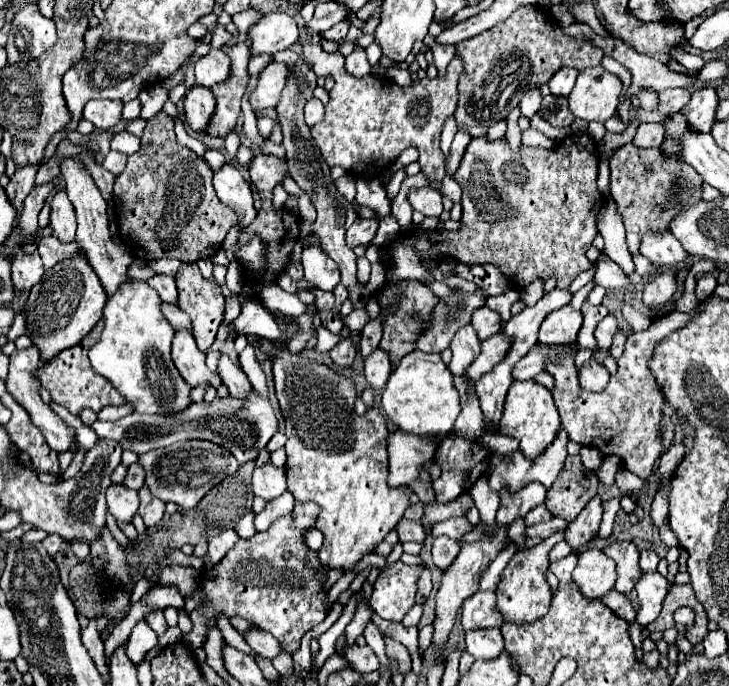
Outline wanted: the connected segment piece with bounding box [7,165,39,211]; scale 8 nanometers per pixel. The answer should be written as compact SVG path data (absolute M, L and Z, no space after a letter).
M27 165L23 169L15 169L13 177L9 179L9 185L7 185L7 195L9 199L13 201L13 205L21 211L21 205L23 205L23 199L27 197L27 193L33 189L35 185L35 175L37 175L37 169L39 165Z

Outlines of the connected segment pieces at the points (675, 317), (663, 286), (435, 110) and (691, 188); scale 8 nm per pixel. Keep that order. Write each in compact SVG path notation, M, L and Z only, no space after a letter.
M693 309L689 313L669 313L649 325L649 329L633 333L627 339L627 347L623 357L617 361L619 369L611 377L607 389L603 393L589 393L579 387L577 369L573 365L573 359L565 359L561 365L555 361L547 361L547 371L555 377L555 405L561 415L561 423L565 431L569 433L571 441L577 441L581 445L593 445L603 455L619 455L625 463L625 467L635 473L637 477L645 479L653 473L655 461L661 453L661 415L663 415L663 397L661 389L649 369L649 359L655 349L655 345L673 333L675 329L681 329L687 321L691 321L699 309Z
M661 273L661 275L657 275L653 281L649 281L645 285L643 305L649 307L651 311L661 311L665 307L665 303L669 303L669 299L673 297L675 289L677 289L675 275Z
M305 43L303 55L315 75L333 75L335 85L331 89L331 99L325 105L325 119L311 127L311 135L321 149L321 155L329 167L343 167L353 177L373 175L377 161L389 167L403 149L417 147L423 157L423 173L429 177L433 189L441 189L441 179L445 175L445 155L439 147L441 131L447 117L455 115L459 105L459 73L463 73L463 61L453 57L445 75L435 79L421 79L409 87L399 87L395 81L383 77L351 77L345 69L345 57L341 53L327 53L319 43Z
M633 143L623 145L611 157L611 197L617 203L617 213L627 229L627 247L631 255L639 255L643 233L669 233L671 221L703 197L703 179L681 157L667 157L661 149L643 149Z

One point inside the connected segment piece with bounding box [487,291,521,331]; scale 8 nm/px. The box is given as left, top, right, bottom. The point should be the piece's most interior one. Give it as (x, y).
(502, 303)

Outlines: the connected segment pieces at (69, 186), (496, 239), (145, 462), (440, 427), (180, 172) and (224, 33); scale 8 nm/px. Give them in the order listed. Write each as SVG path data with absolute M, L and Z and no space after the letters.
M75 157L63 159L61 175L65 177L65 191L77 213L79 227L77 227L75 241L85 251L85 259L95 269L107 297L111 297L111 293L115 293L115 289L119 289L119 285L123 285L123 281L127 281L127 267L133 263L133 257L131 257L131 253L127 253L127 247L117 247L111 243L109 221L107 221L107 203L105 203L103 195L99 193L99 189L95 189L95 181L91 181L91 177L87 177L87 173L83 173L83 169L79 169L79 165L75 165Z
M573 133L565 137L555 149L531 149L513 153L505 141L487 141L477 137L469 143L463 161L455 173L455 181L463 189L463 217L457 231L439 229L415 229L407 243L419 255L425 271L433 277L433 269L439 267L441 257L453 257L463 265L495 265L517 291L523 291L535 279L557 279L559 289L567 289L569 283L583 271L589 271L593 263L587 259L587 249L597 235L597 213L603 207L603 197L597 189L597 143L589 133Z
M187 439L163 449L153 449L139 455L139 463L145 469L145 485L151 489L151 493L163 503L173 501L183 509L197 507L209 489L213 489L227 477L227 473L231 475L239 467L227 449L203 439Z
M419 349L405 355L397 369L391 373L383 389L383 409L401 431L415 435L449 433L461 411L453 375L447 365L437 353L423 353Z
M163 111L147 119L147 127L141 137L141 149L129 155L127 167L115 177L113 203L123 245L127 245L129 251L143 261L175 257L183 263L195 263L199 259L213 257L221 249L227 231L237 223L235 213L219 201L213 189L213 169L203 157L177 143L173 119Z
M217 24L215 32L212 35L211 47L219 49L222 44L230 40L232 35L225 29L225 27Z

